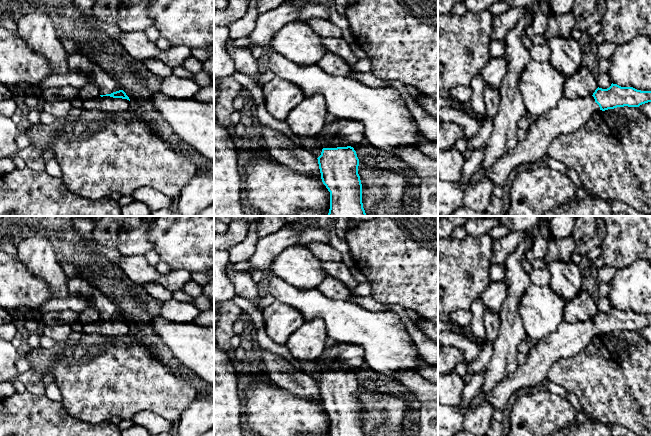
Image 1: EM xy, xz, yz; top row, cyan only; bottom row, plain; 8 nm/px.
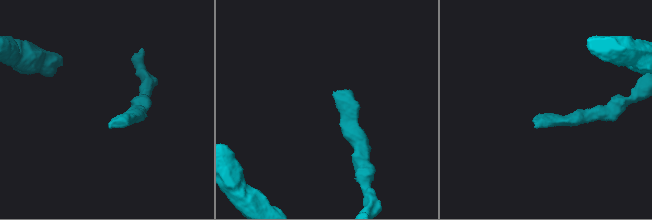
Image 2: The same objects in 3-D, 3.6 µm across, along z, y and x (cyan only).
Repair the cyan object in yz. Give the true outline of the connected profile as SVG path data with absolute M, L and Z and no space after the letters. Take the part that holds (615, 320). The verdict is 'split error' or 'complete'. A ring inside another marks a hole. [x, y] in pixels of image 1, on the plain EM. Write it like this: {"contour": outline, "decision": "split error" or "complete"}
{"contour": "M613 307L607 313L598 311L592 319L585 322L568 323L563 320L555 332L537 341L537 344L526 355L526 362L518 365L514 372L501 379L488 392L487 399L495 410L503 410L522 391L545 386L552 365L560 359L570 359L578 355L587 348L594 337L624 330L639 331L648 326L651 326L651 315L621 311Z", "decision": "split error"}

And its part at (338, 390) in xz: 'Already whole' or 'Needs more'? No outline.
Needs more

